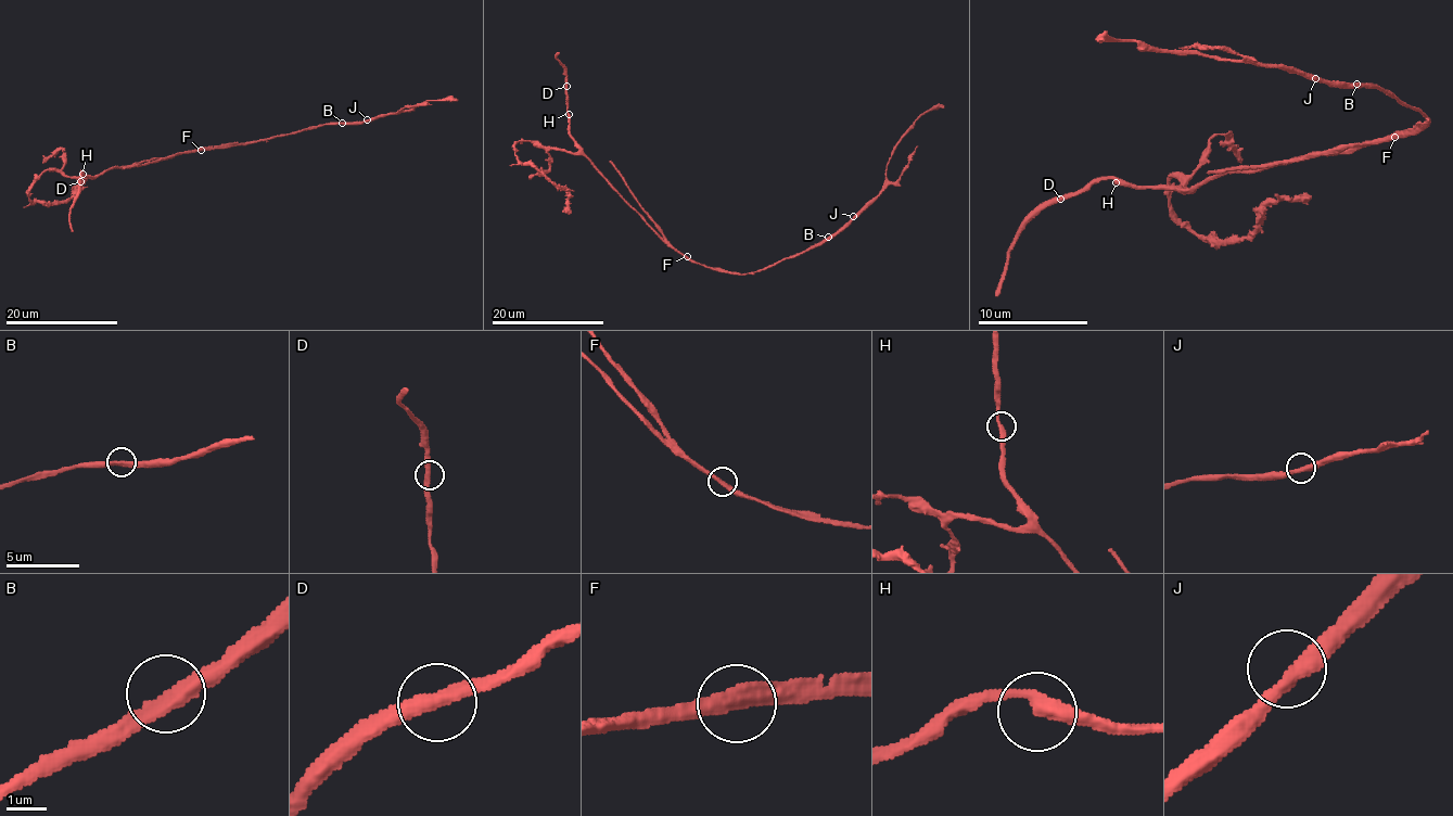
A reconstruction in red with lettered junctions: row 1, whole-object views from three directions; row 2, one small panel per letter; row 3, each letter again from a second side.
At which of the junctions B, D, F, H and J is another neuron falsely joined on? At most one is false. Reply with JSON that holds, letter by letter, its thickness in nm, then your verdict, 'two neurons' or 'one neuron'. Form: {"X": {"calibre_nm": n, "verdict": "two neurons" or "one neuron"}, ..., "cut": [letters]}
{"B": {"calibre_nm": 360, "verdict": "one neuron"}, "D": {"calibre_nm": 360, "verdict": "one neuron"}, "F": {"calibre_nm": 360, "verdict": "two neurons"}, "H": {"calibre_nm": 340, "verdict": "one neuron"}, "J": {"calibre_nm": 360, "verdict": "one neuron"}, "cut": ["F"]}

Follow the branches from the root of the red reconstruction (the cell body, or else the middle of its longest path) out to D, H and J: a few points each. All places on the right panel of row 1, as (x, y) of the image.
D: (1403, 130), (1340, 152), (1308, 152), (1258, 169), (1227, 169), (1193, 188), (1132, 188), (1096, 177), (1060, 199)
H: (1403, 130), (1360, 141), (1340, 152), (1308, 152), (1258, 169), (1227, 169), (1193, 188), (1132, 188), (1116, 182)
J: (1403, 130), (1411, 130), (1428, 119), (1378, 87), (1329, 87), (1315, 78)

